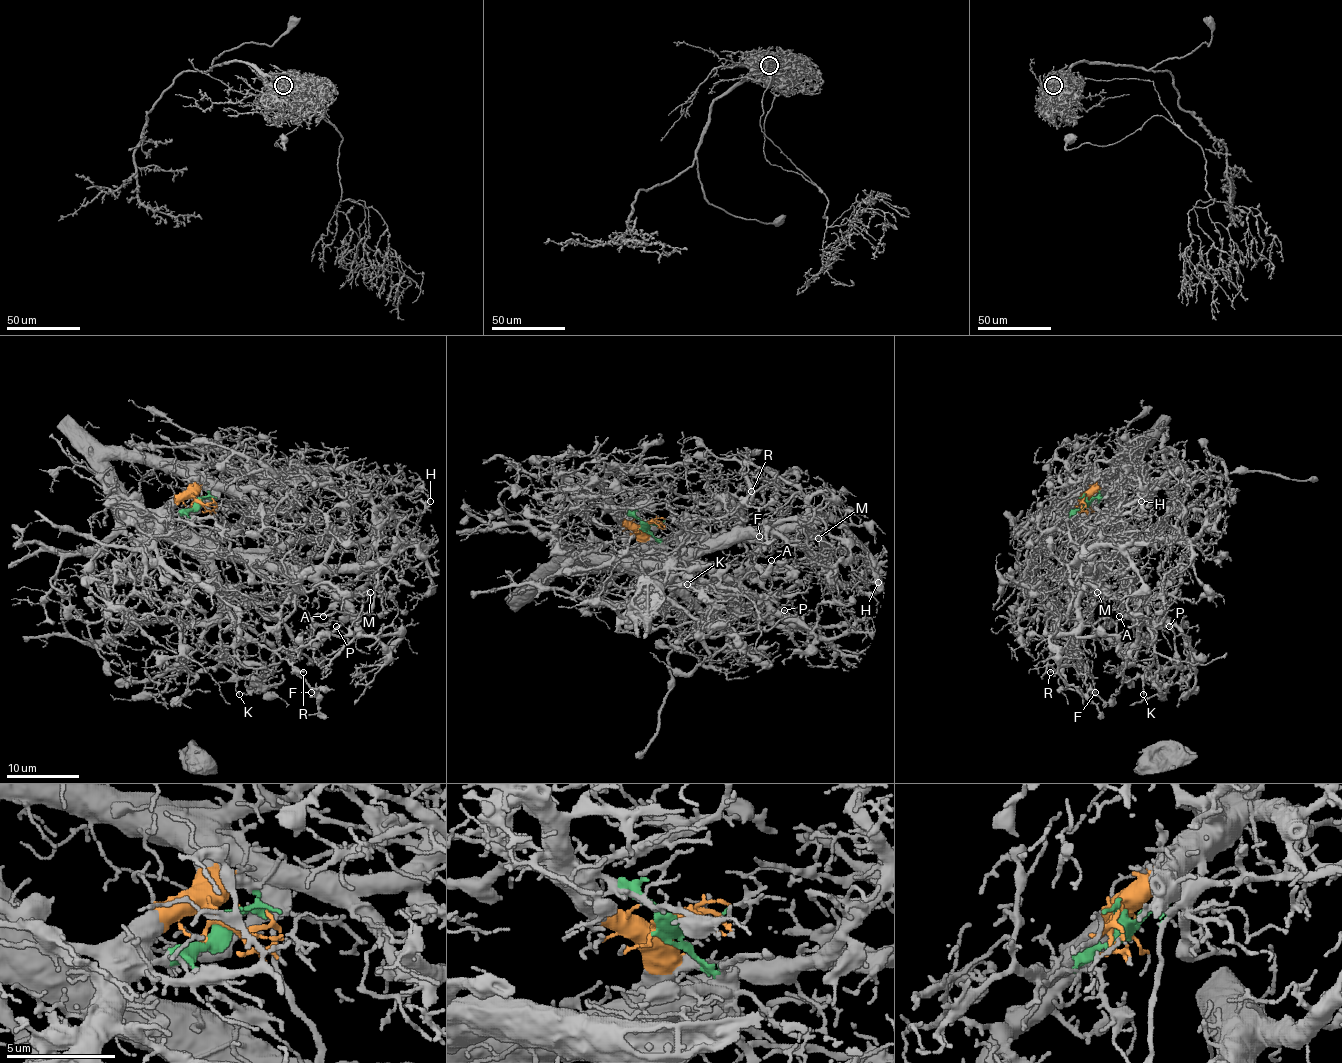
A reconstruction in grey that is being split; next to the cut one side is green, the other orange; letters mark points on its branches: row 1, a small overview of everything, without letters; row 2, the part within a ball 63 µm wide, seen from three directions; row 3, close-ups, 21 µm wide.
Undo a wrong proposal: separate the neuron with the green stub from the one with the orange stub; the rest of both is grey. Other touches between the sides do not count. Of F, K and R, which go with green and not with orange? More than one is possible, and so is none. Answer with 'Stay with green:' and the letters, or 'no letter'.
Stay with green: F, K, R

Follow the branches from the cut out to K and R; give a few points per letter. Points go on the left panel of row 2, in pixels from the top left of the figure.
K: (197, 502), (213, 502), (215, 520), (228, 538), (238, 575), (220, 626), (217, 666), (233, 675), (238, 695)
R: (197, 502), (213, 502), (215, 520), (228, 538), (238, 575), (229, 620), (240, 637), (264, 644), (304, 673)

